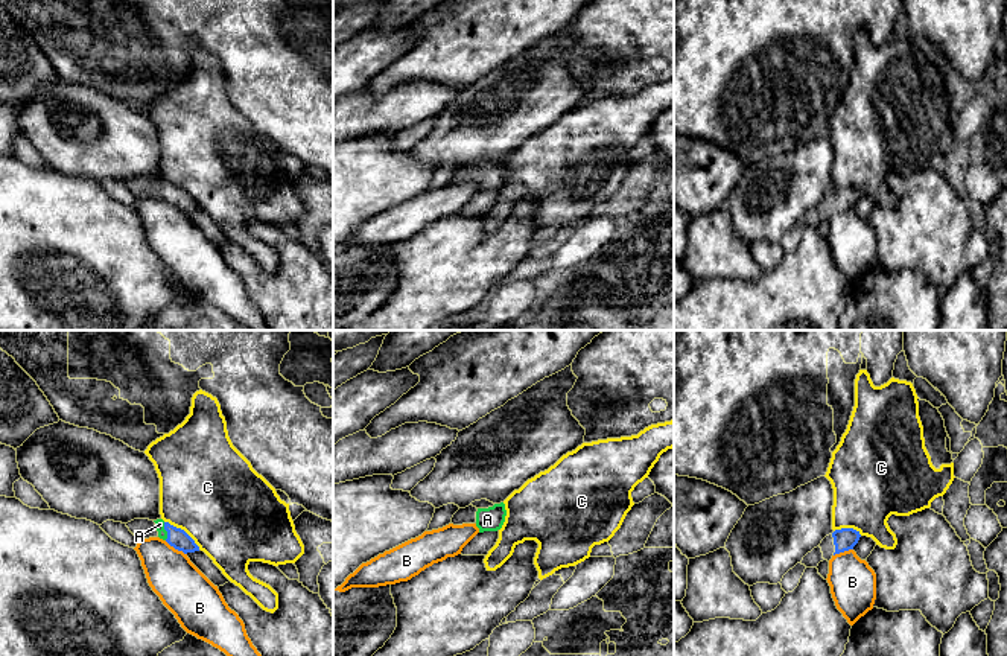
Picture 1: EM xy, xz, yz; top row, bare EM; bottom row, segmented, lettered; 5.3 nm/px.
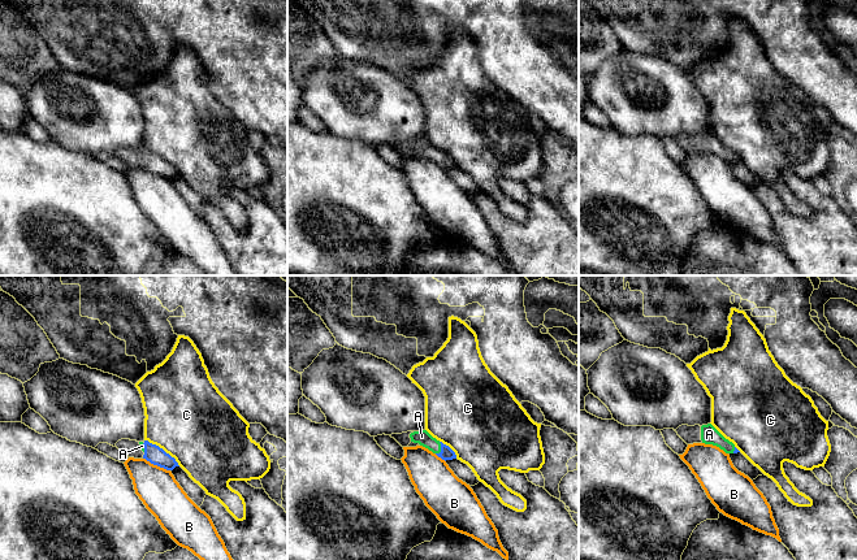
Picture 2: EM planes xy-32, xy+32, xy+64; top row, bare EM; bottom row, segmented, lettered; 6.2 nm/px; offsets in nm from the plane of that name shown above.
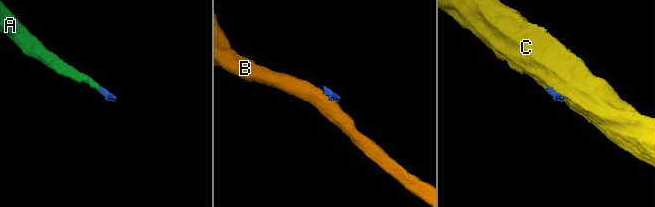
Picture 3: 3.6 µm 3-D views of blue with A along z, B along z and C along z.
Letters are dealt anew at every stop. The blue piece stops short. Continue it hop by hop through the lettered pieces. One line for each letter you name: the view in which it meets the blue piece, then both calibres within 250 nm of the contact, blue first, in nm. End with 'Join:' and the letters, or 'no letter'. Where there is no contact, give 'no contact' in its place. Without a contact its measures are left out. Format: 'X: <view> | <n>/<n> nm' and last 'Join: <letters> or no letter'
A: xy | 110/50 nm
Join: A

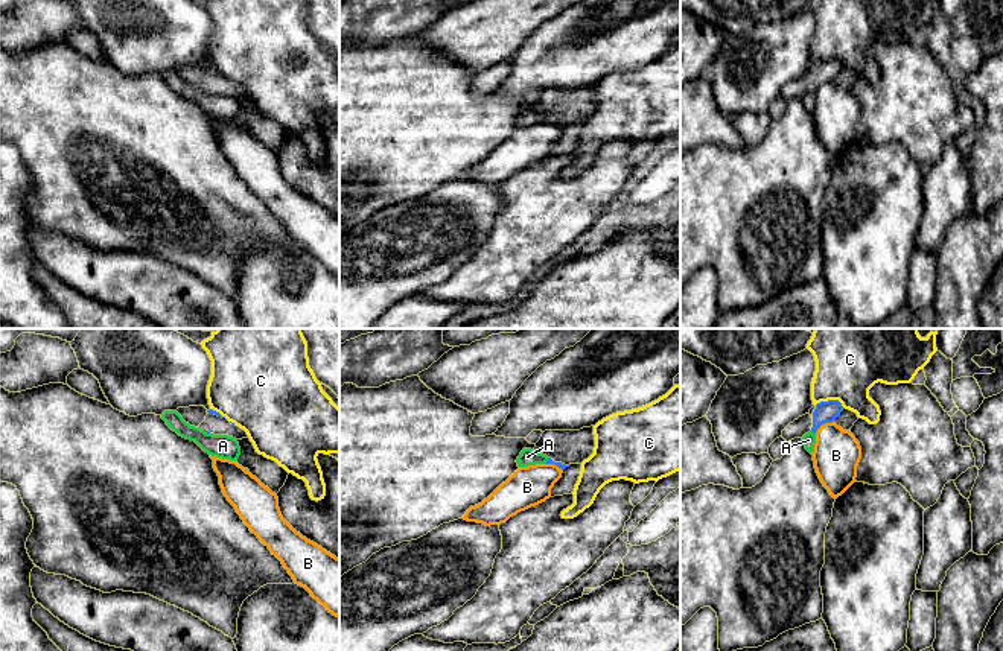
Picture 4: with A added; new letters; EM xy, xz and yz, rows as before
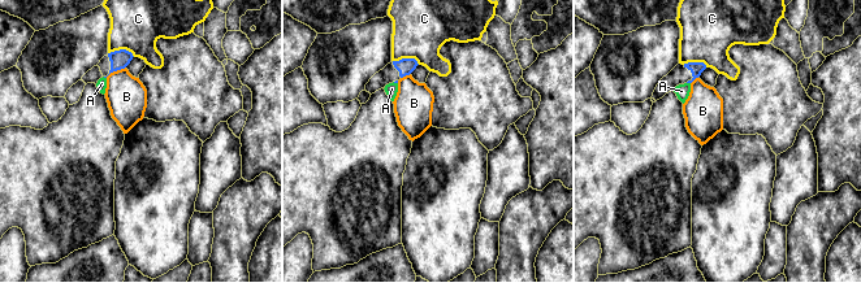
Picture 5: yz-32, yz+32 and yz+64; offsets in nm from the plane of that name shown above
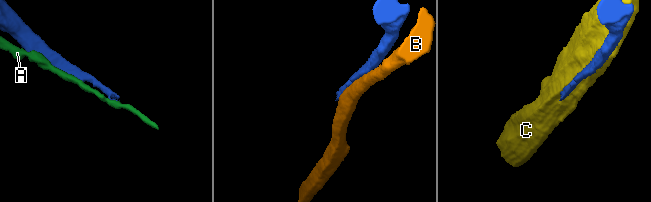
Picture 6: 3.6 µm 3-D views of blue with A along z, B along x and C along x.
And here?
Join: no letter

